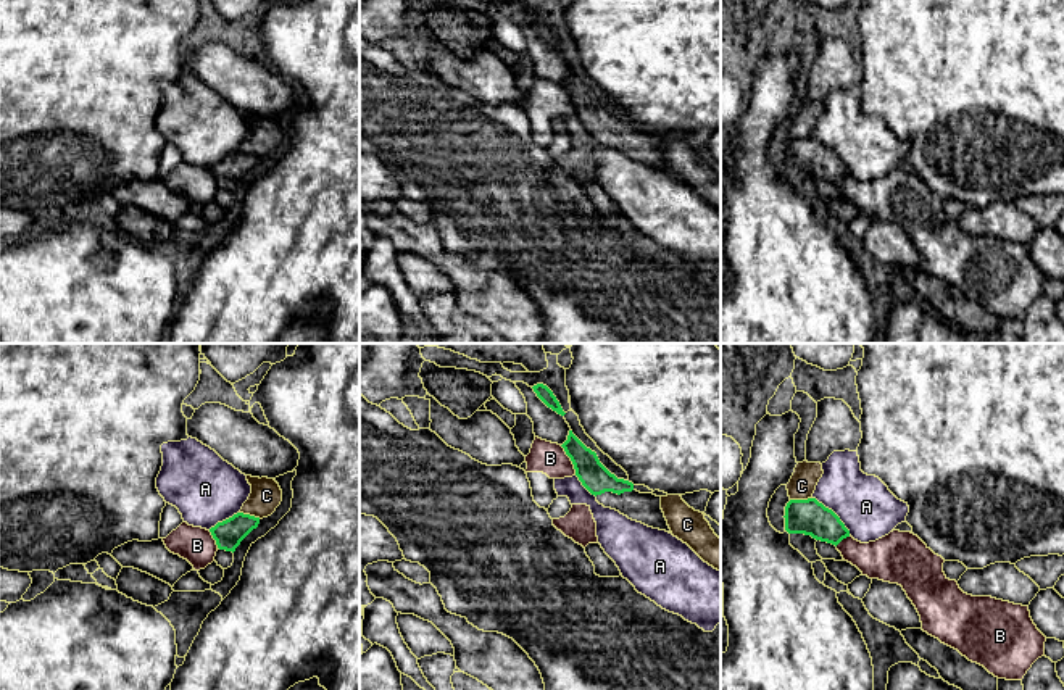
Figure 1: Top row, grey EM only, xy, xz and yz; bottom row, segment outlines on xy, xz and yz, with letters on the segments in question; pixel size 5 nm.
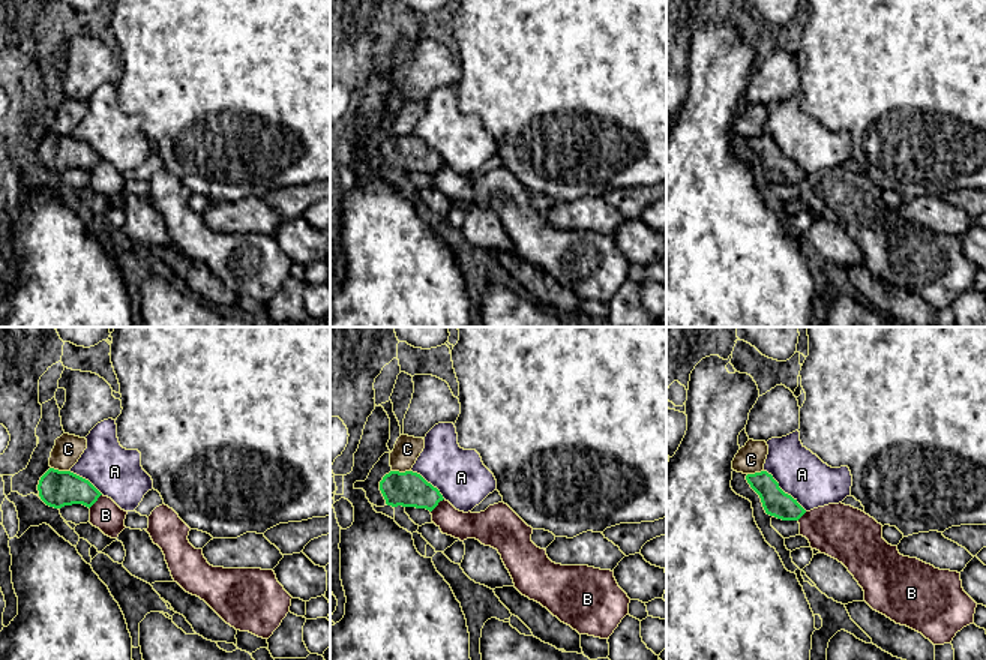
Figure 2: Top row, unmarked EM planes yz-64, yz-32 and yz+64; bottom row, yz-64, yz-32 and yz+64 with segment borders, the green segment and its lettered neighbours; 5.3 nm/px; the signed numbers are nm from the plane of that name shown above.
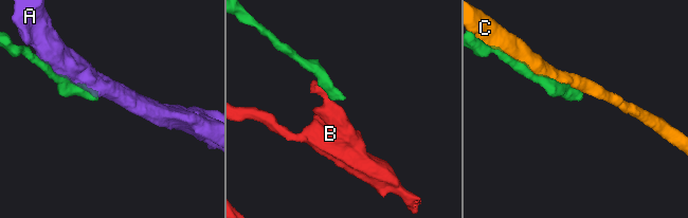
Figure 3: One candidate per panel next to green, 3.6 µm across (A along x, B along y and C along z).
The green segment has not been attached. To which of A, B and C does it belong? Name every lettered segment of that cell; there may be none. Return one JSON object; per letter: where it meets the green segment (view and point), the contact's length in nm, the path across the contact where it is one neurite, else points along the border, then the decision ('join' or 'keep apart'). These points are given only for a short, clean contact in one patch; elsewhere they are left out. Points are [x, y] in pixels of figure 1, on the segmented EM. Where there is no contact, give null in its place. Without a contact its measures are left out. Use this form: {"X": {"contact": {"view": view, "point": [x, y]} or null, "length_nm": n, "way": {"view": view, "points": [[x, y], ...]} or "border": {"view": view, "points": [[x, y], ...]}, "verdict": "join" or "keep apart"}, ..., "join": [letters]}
{"A": {"contact": {"view": "yz", "point": [834, 513]}, "length_nm": 260, "verdict": "keep apart"}, "B": {"contact": {"view": "xz", "point": [571, 460]}, "length_nm": 170, "border": {"view": "xz", "points": [[560, 445], [576, 474]]}, "verdict": "keep apart"}, "C": {"contact": {"view": "yz", "point": [800, 500]}, "length_nm": 110, "verdict": "keep apart"}, "join": []}

